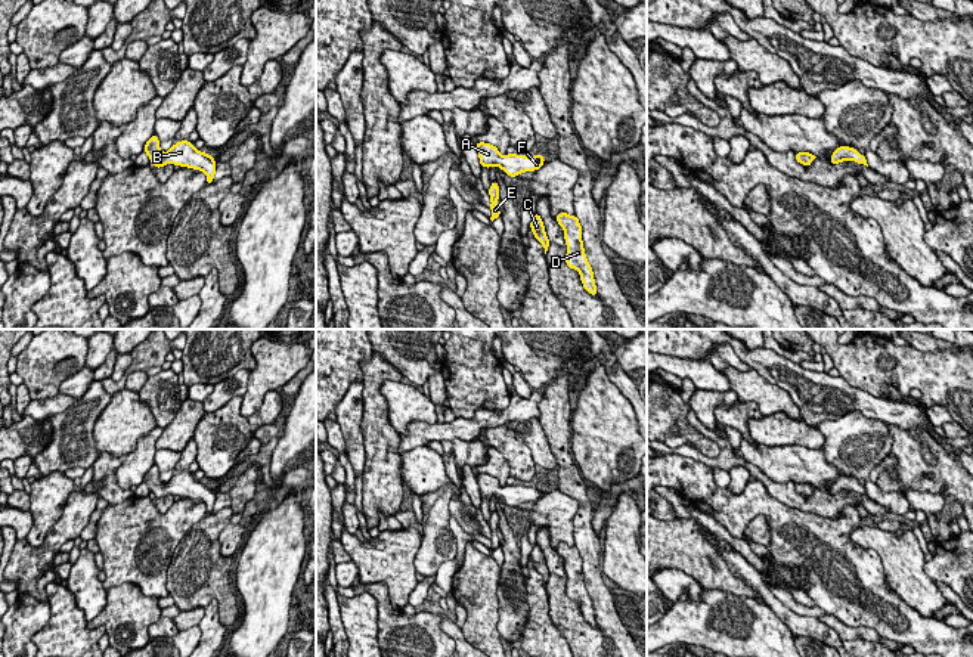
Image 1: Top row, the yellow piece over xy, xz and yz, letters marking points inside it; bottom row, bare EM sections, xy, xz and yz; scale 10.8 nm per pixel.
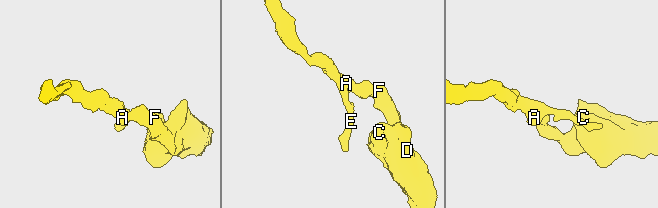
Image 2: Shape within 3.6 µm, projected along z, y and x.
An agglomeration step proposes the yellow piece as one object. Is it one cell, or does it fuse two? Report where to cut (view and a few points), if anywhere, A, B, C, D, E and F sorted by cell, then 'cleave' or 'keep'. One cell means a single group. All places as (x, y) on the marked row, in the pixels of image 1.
no cut | A B C D E F | keep

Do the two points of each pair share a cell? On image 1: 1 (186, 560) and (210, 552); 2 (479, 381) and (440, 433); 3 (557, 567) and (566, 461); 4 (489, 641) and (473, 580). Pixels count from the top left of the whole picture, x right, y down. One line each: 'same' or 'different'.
1: same
2: different
3: different
4: same

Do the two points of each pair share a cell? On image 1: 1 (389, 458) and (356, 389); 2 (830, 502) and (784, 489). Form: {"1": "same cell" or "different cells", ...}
{"1": "different cells", "2": "same cell"}

